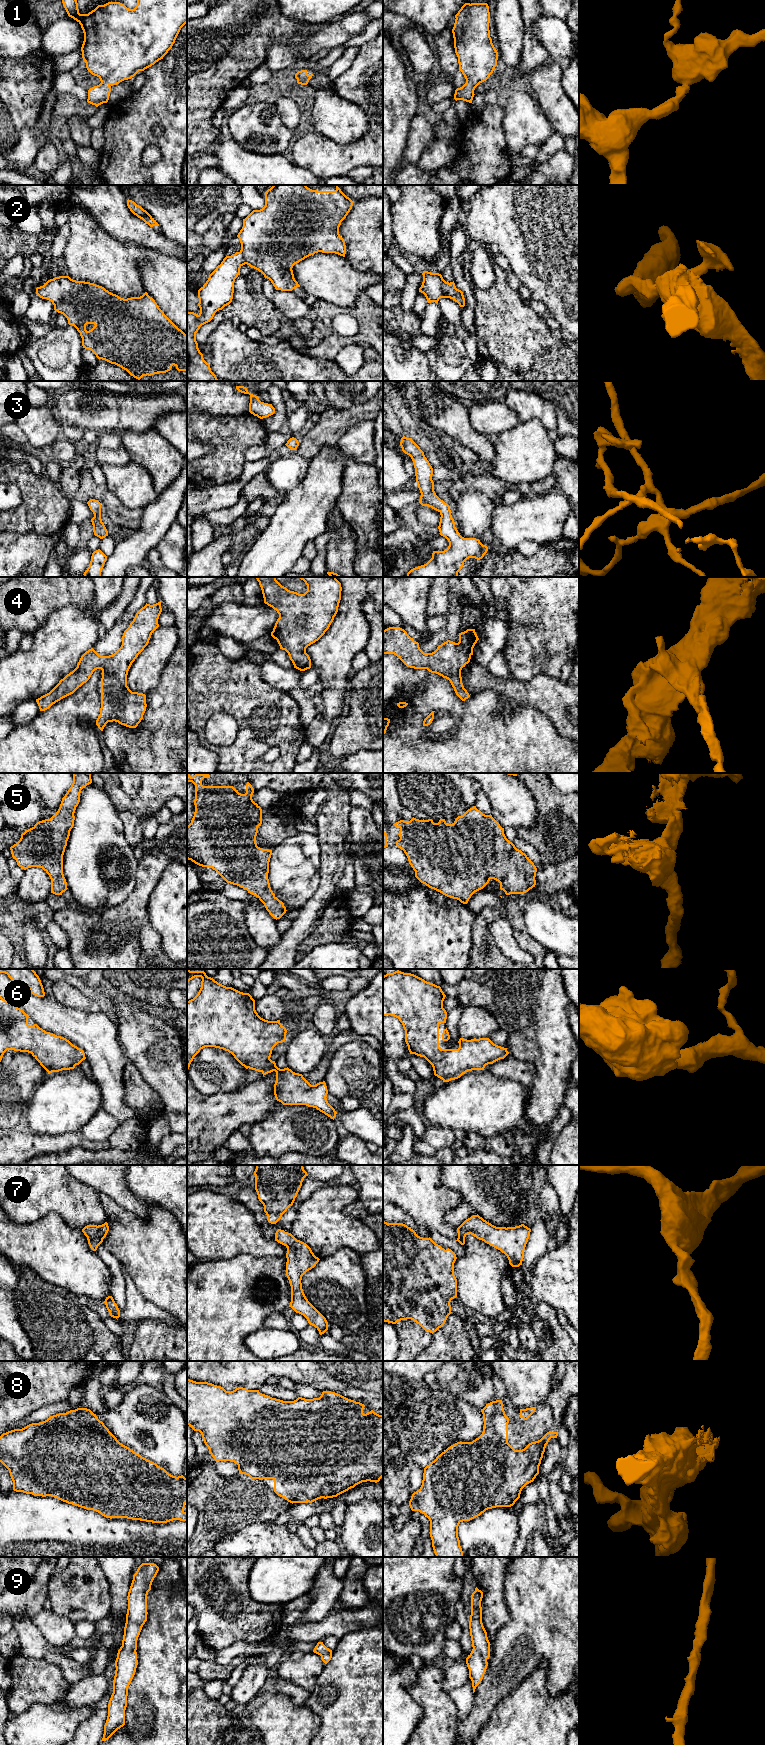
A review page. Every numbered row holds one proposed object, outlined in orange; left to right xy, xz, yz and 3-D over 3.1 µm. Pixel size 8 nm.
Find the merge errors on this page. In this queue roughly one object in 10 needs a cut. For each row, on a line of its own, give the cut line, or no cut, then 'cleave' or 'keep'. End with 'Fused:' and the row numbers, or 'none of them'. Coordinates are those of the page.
1: no cut; keep
2: no cut; keep
3: no cut; keep
4: no cut; keep
5: no cut; keep
6: no cut; keep
7: no cut; keep
8: no cut; keep
9: no cut; keep
Fused: none of them

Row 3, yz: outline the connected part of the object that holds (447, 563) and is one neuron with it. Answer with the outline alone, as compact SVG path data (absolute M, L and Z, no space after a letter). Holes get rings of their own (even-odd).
M403 436L401 438L400 446L402 451L409 455L413 461L415 468L415 476L421 496L419 503L422 506L428 506L438 511L441 515L439 522L440 535L445 537L449 546L444 551L433 551L432 558L424 565L415 567L407 573L407 577L458 577L458 572L462 569L464 562L469 558L480 560L488 551L488 547L483 545L479 539L464 538L460 535L455 527L454 519L451 515L450 506L441 500L434 491L434 482L432 480L433 468L424 455L420 447L412 440Z

